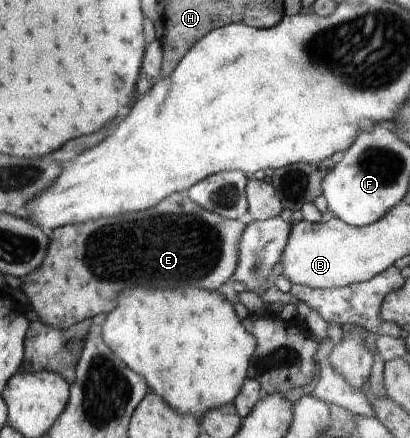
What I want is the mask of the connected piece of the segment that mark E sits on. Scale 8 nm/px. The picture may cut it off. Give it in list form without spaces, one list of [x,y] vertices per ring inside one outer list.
[[[187,191],[169,195],[158,205],[140,210],[140,213],[114,217],[98,217],[86,225],[74,223],[56,227],[52,231],[43,263],[21,278],[22,285],[19,288],[28,297],[31,309],[38,313],[43,324],[56,329],[68,329],[94,315],[108,314],[116,307],[118,293],[124,289],[192,287],[217,291],[221,285],[232,280],[238,267],[238,243],[247,225],[244,221],[224,219],[200,207],[190,199]]]

